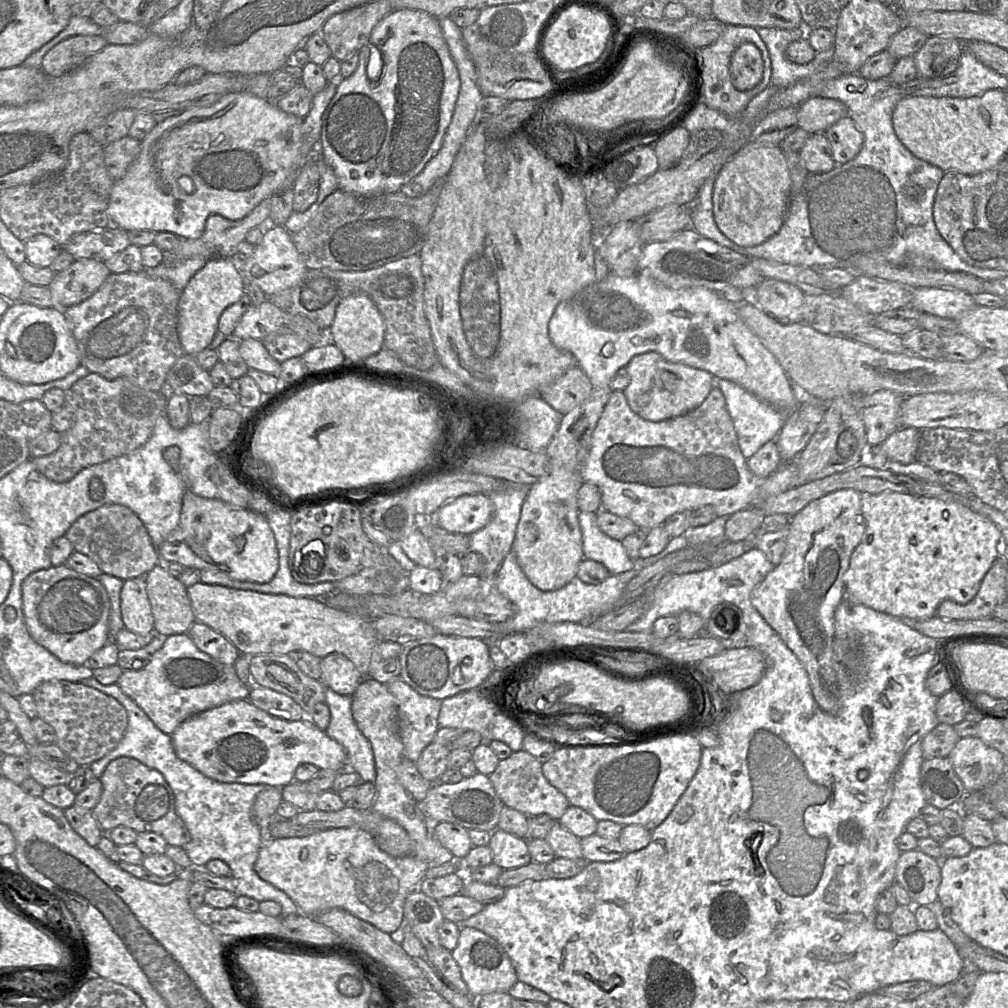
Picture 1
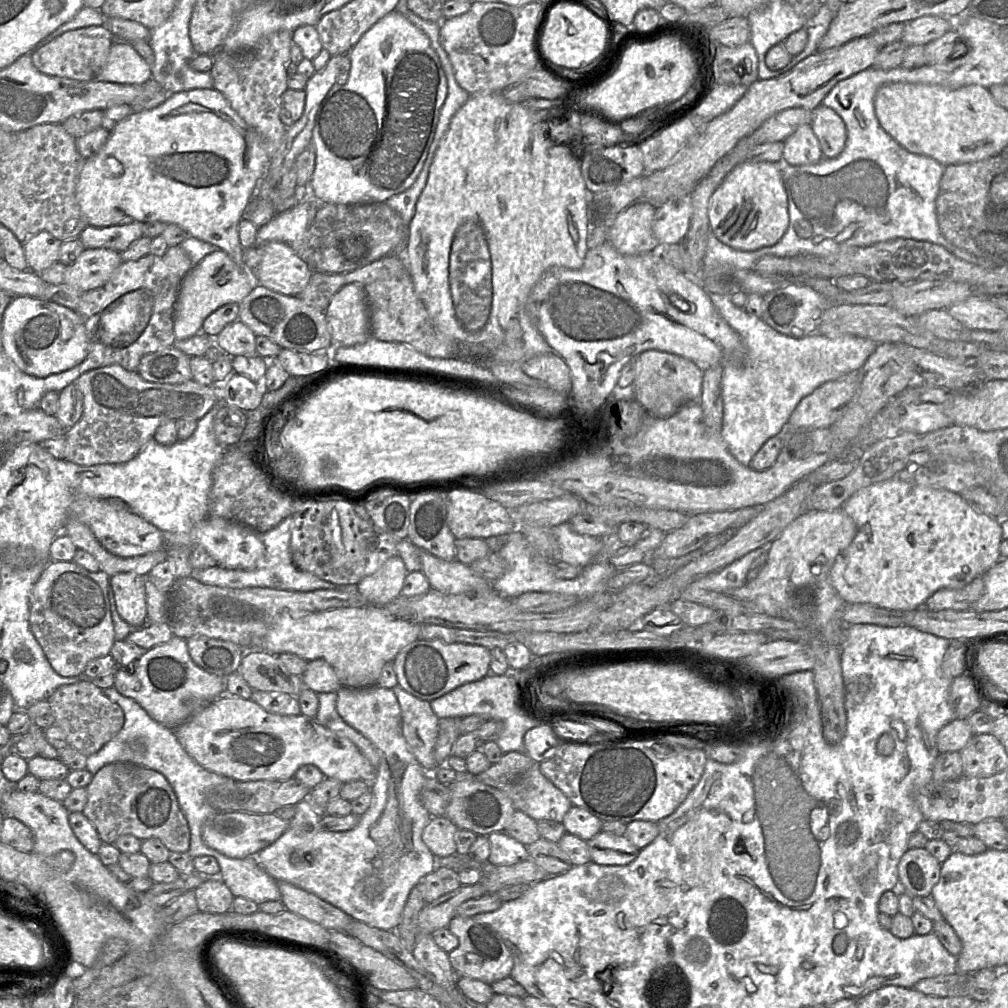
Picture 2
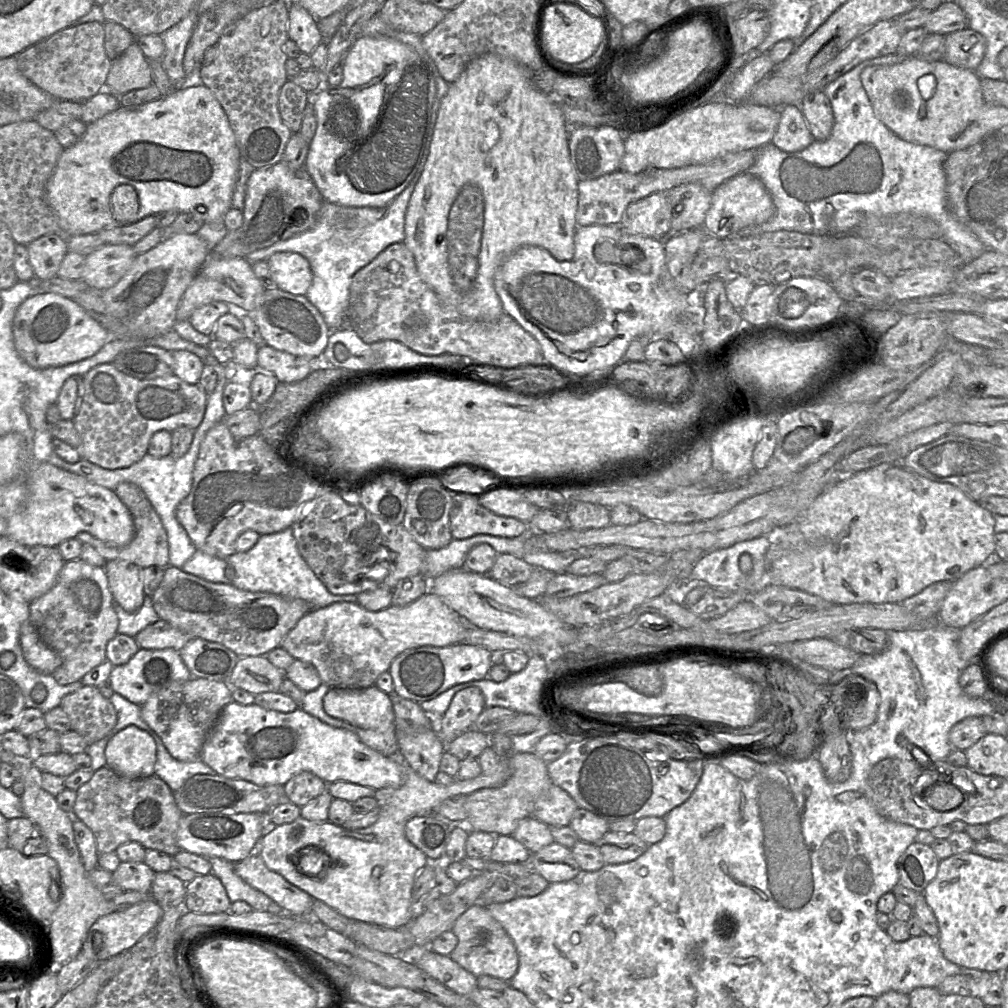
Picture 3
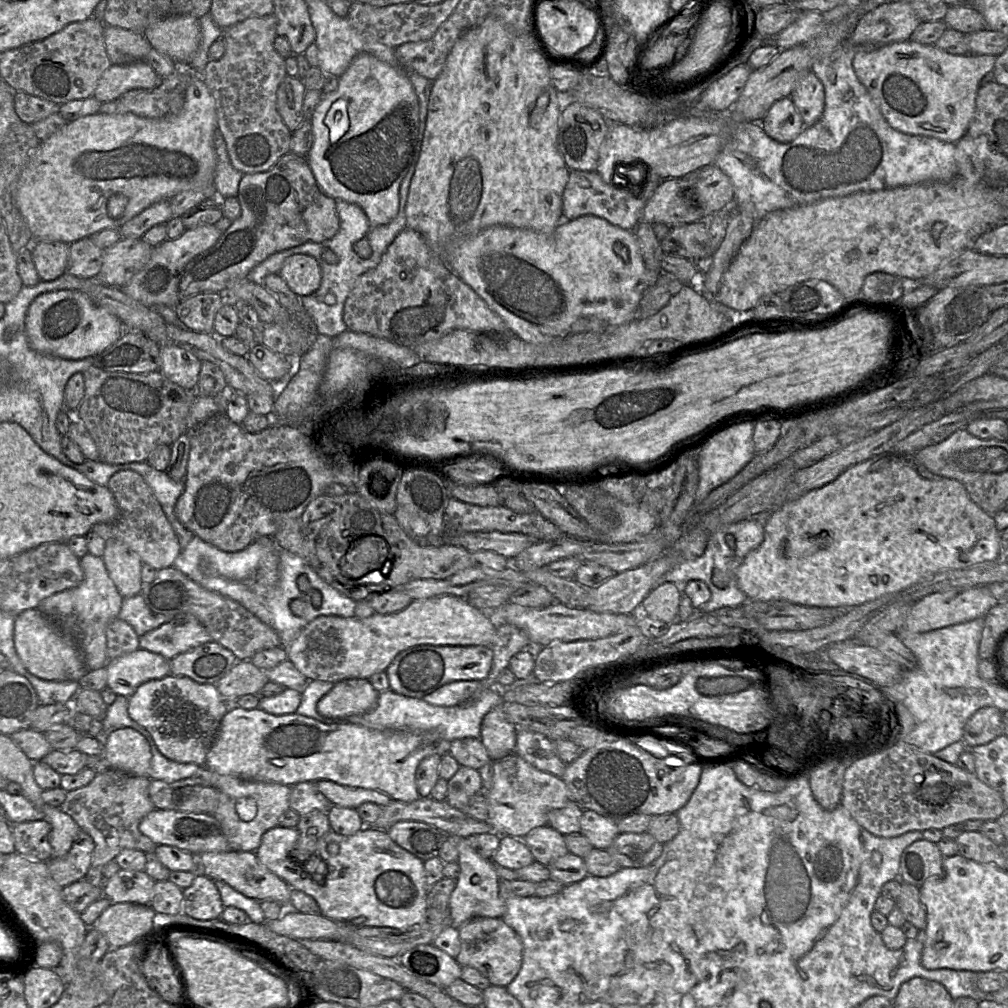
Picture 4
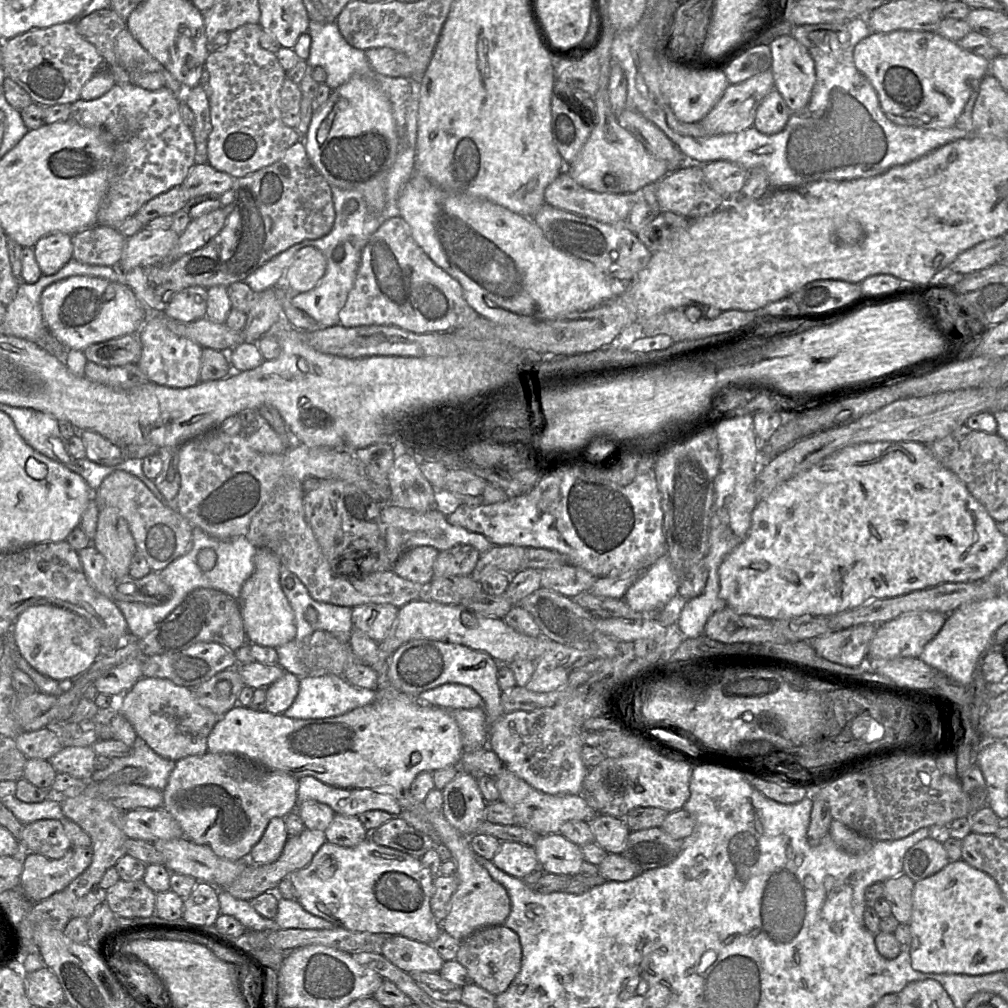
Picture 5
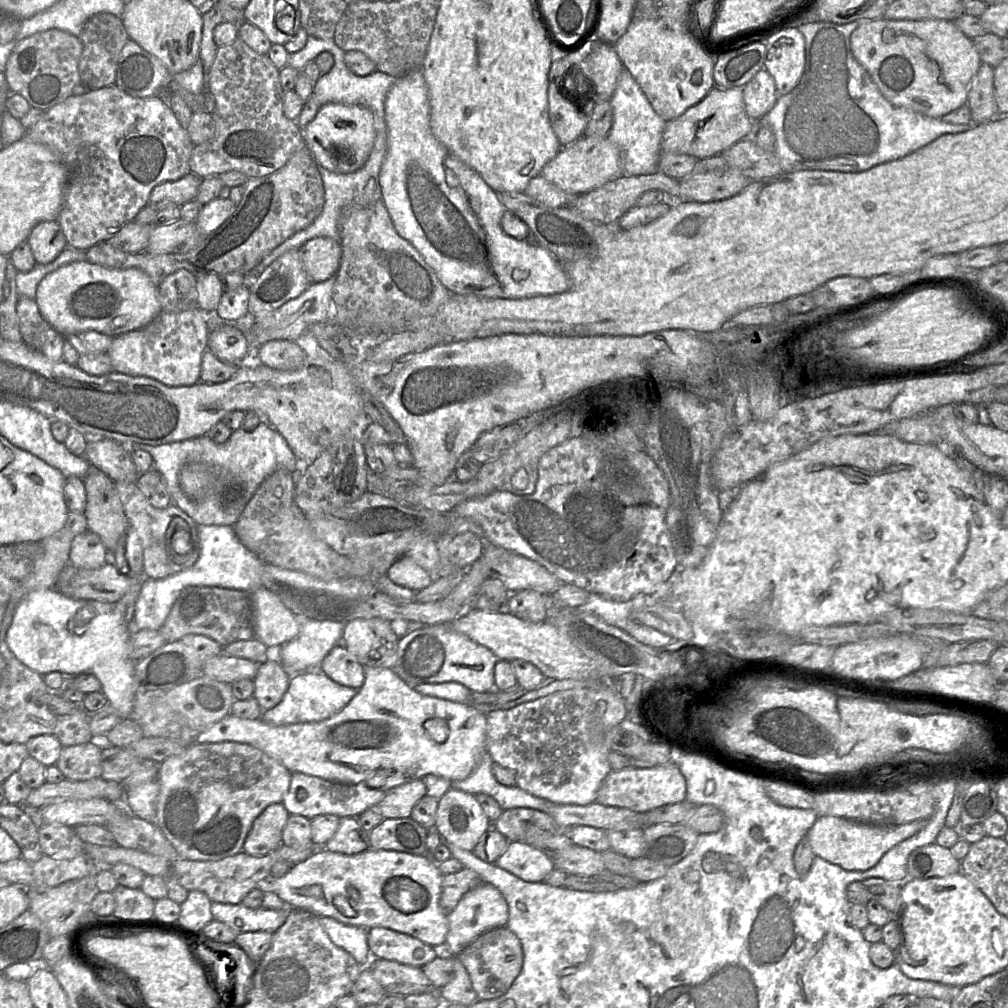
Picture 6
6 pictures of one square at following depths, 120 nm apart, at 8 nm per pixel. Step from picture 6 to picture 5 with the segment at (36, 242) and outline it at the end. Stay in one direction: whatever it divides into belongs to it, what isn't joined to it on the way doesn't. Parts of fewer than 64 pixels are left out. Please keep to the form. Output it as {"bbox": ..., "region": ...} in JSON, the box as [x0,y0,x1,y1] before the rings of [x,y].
{"bbox":[34,233,72,275],"region":[[[53,233],[40,238],[35,246],[34,254],[42,275],[57,273],[72,258],[72,235]]]}

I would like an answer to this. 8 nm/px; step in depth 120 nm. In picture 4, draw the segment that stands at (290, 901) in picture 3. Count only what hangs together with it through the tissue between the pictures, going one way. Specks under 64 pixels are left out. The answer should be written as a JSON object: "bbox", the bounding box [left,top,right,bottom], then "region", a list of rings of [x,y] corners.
{"bbox":[196,851,292,905],"region":[[[224,851],[205,852],[196,855],[196,871],[213,880],[221,880],[243,895],[262,900],[273,900],[288,905],[292,888],[276,874],[269,871],[257,858],[255,852]]]}

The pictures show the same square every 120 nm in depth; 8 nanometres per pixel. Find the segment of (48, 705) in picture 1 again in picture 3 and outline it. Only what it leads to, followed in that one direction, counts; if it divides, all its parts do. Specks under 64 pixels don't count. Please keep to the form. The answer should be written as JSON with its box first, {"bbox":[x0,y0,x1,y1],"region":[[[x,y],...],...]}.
{"bbox":[60,685,117,745],"region":[[[83,685],[80,689],[64,696],[60,708],[67,714],[71,731],[78,733],[91,745],[104,738],[117,723],[117,712],[109,699],[106,699],[96,686]]]}

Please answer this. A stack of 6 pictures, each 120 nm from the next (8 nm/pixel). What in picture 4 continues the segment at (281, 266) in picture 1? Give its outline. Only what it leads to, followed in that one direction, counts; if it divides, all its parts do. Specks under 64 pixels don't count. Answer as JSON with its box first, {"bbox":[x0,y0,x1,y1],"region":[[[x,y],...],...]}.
{"bbox":[278,254,322,297],"region":[[[294,254],[288,257],[278,274],[290,290],[299,297],[315,292],[322,279],[318,261],[307,254]]]}

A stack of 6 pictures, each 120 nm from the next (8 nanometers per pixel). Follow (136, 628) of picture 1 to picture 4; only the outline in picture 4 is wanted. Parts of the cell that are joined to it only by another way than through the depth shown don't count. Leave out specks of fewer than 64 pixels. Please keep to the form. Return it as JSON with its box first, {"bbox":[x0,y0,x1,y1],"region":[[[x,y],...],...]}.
{"bbox":[102,538,143,598],"region":[[[116,538],[107,539],[102,559],[109,577],[123,598],[140,593],[143,562],[127,543]]]}

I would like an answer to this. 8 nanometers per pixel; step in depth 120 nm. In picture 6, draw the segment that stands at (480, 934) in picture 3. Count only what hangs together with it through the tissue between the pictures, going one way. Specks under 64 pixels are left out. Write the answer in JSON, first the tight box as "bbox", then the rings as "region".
{"bbox":[458,927,523,1000],"region":[[[507,927],[490,929],[468,944],[458,955],[479,1000],[504,995],[523,968],[523,948],[518,937]]]}

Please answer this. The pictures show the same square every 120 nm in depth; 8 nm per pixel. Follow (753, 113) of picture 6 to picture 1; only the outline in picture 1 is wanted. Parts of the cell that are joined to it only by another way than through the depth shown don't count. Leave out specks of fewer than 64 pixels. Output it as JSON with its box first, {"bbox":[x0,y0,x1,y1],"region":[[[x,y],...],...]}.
{"bbox":[799,133,836,173],"region":[[[824,133],[811,134],[799,155],[809,173],[828,172],[836,166],[830,143]]]}

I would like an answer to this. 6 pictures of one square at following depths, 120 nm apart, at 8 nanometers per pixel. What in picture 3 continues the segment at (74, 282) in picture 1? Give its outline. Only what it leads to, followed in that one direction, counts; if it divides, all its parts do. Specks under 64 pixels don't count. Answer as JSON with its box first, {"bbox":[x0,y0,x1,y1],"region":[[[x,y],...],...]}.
{"bbox":[82,244,137,291],"region":[[[104,244],[86,256],[82,280],[94,290],[103,291],[119,282],[137,255],[127,244]]]}

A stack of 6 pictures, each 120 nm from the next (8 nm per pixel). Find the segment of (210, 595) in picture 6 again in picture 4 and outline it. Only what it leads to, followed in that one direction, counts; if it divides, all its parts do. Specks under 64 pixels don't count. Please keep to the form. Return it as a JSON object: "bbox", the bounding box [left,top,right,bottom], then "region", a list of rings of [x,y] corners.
{"bbox":[139,614,213,659],"region":[[[190,614],[178,615],[139,637],[139,647],[166,659],[213,641],[205,627]]]}

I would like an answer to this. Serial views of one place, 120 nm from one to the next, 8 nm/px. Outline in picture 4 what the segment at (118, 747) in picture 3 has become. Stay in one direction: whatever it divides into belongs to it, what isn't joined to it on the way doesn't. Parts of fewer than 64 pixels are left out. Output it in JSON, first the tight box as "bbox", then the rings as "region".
{"bbox":[103,728,151,777],"region":[[[120,728],[105,738],[103,757],[122,773],[147,777],[151,765],[148,740],[132,728]]]}

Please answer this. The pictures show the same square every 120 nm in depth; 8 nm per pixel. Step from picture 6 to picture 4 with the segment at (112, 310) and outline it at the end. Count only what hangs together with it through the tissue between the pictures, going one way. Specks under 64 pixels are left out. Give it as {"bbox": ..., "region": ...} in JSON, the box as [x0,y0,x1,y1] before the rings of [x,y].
{"bbox":[25,289,124,360],"region":[[[74,289],[38,295],[26,313],[25,329],[33,350],[70,360],[94,357],[124,334],[123,324],[117,316],[94,304],[84,292]]]}

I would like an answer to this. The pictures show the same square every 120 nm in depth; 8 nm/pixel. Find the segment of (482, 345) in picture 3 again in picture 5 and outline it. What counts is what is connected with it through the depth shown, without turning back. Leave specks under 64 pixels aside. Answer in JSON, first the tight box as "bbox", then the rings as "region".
{"bbox":[338,216,477,333],"region":[[[396,216],[384,221],[364,246],[354,285],[339,312],[338,325],[346,328],[396,326],[414,333],[437,333],[453,330],[477,316],[465,300],[459,282],[430,259],[414,240],[407,222]]]}

